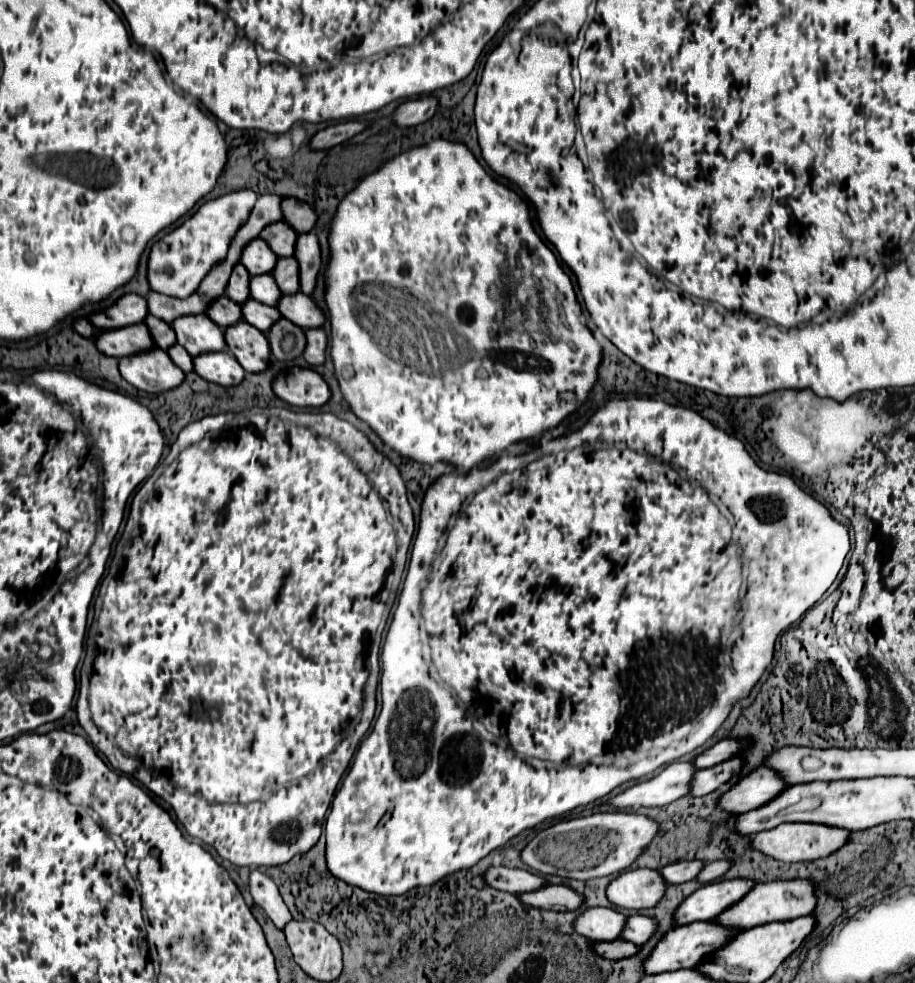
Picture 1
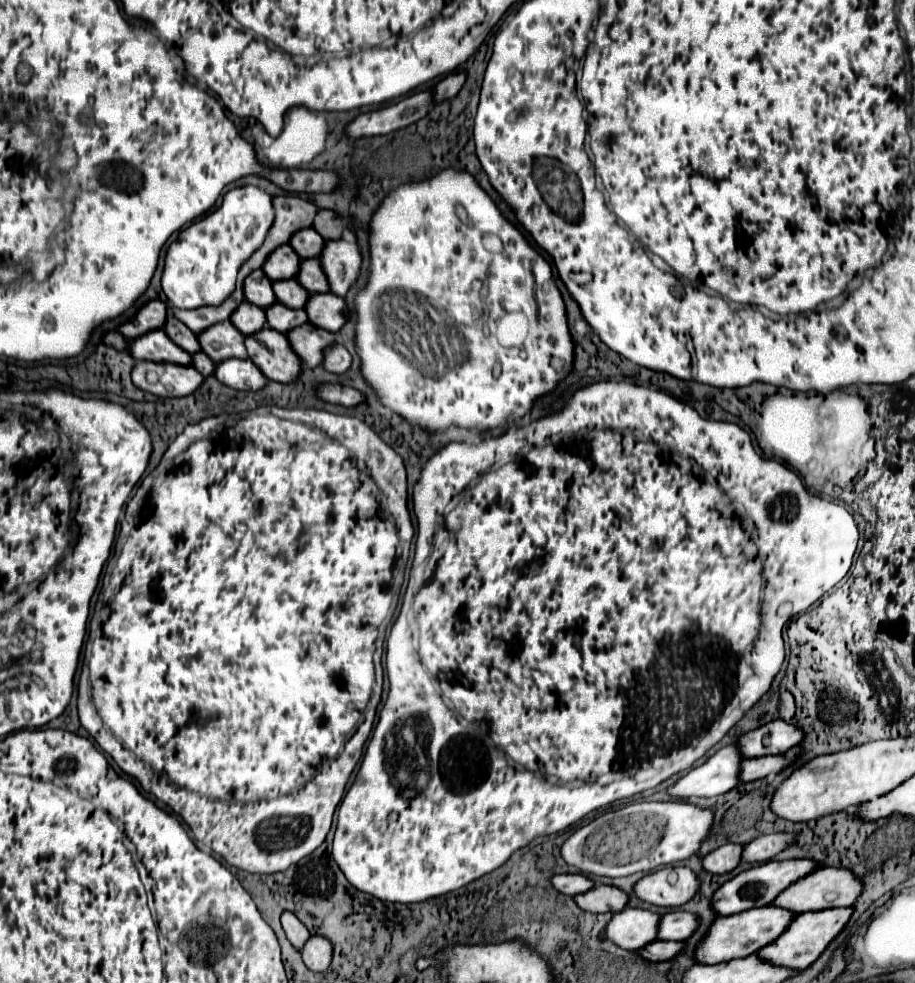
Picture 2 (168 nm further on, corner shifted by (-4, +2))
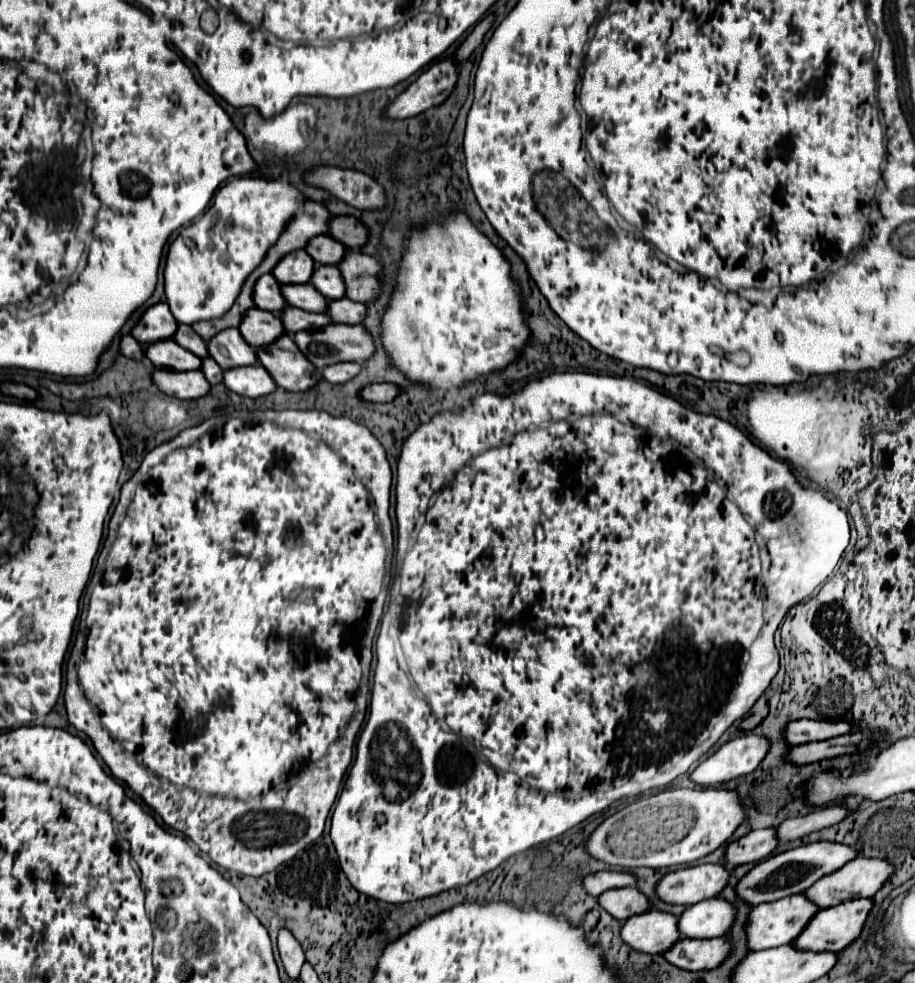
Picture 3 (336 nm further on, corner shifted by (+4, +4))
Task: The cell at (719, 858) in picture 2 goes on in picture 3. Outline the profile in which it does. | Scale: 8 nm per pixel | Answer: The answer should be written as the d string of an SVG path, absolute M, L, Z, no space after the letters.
M764 828L764 830L752 830L740 840L734 840L726 848L726 860L730 866L740 866L748 862L758 862L766 856L770 856L778 846L776 840L776 828Z

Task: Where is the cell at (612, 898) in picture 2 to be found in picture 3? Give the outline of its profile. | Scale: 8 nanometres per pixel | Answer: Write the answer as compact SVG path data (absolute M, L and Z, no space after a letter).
M616 888L600 894L600 906L618 920L628 920L630 916L644 914L652 910L652 902L638 888Z

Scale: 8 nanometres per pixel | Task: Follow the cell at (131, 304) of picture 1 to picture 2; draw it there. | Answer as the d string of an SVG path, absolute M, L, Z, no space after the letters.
M150 300L144 306L140 306L140 310L128 322L124 322L118 330L130 342L142 336L144 332L162 328L164 320L166 320L166 304L160 300Z

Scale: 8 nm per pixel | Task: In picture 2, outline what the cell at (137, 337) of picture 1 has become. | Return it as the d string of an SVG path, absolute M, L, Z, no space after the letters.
M162 328L152 330L130 342L128 352L134 360L152 360L152 362L174 362L190 364L190 354L176 346Z

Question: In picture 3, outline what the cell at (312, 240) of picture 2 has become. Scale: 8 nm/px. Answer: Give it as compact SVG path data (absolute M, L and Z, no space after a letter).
M318 236L312 238L306 246L306 252L314 258L314 262L318 264L340 264L340 258L344 258L346 254L346 246L342 242L336 242L330 236Z

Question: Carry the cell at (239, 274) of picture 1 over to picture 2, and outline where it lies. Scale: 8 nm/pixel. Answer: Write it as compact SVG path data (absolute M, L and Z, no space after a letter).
M262 270L252 272L250 276L246 276L244 280L244 298L260 308L270 306L272 302L276 302L274 292L272 292L272 282L266 278L266 274Z

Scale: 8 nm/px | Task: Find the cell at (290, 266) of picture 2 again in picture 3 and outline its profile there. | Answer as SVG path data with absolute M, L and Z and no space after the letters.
M296 250L284 256L274 268L274 276L280 284L306 284L312 278L314 262L304 250Z

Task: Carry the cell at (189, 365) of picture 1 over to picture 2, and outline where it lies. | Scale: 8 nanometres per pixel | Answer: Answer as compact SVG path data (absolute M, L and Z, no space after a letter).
M196 352L192 354L192 366L202 372L202 376L210 376L214 372L214 362L204 354L204 352Z

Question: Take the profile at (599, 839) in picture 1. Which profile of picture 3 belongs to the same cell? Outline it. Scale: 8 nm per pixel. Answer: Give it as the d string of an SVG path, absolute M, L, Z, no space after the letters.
M668 788L662 790L650 798L640 798L626 806L624 810L616 812L614 816L606 818L588 838L586 852L594 858L620 866L620 868L670 868L678 864L690 864L696 862L722 844L730 840L730 836L736 832L736 828L746 820L746 808L740 800L740 794L736 790L720 790L720 788Z

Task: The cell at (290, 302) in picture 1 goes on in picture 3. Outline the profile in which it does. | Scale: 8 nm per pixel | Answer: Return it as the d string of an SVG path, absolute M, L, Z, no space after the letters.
M348 298L330 300L326 314L332 318L332 322L362 324L362 320L366 318L366 304L360 304L360 302L348 300Z

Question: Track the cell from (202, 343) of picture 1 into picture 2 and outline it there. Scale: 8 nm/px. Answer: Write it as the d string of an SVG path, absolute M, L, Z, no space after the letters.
M228 320L200 332L198 342L202 352L214 362L222 362L228 358L246 358L244 334L238 332L232 324L228 324Z

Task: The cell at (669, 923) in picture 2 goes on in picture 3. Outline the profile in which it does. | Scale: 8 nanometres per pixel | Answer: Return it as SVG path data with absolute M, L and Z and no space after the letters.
M710 898L686 908L678 924L686 938L718 938L732 928L734 920L734 904L724 898Z

